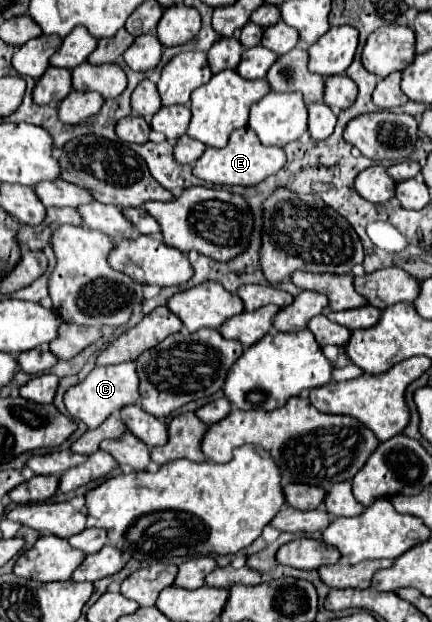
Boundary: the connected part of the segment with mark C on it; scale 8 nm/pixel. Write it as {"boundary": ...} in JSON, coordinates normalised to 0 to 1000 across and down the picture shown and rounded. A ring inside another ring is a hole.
{"boundary":[[[285,582],[266,588],[220,588],[192,614],[155,627],[150,653],[164,669],[192,675],[206,688],[225,688],[257,666],[271,666],[285,653],[313,650],[317,640],[322,640],[322,605],[313,595],[313,582]]]}

